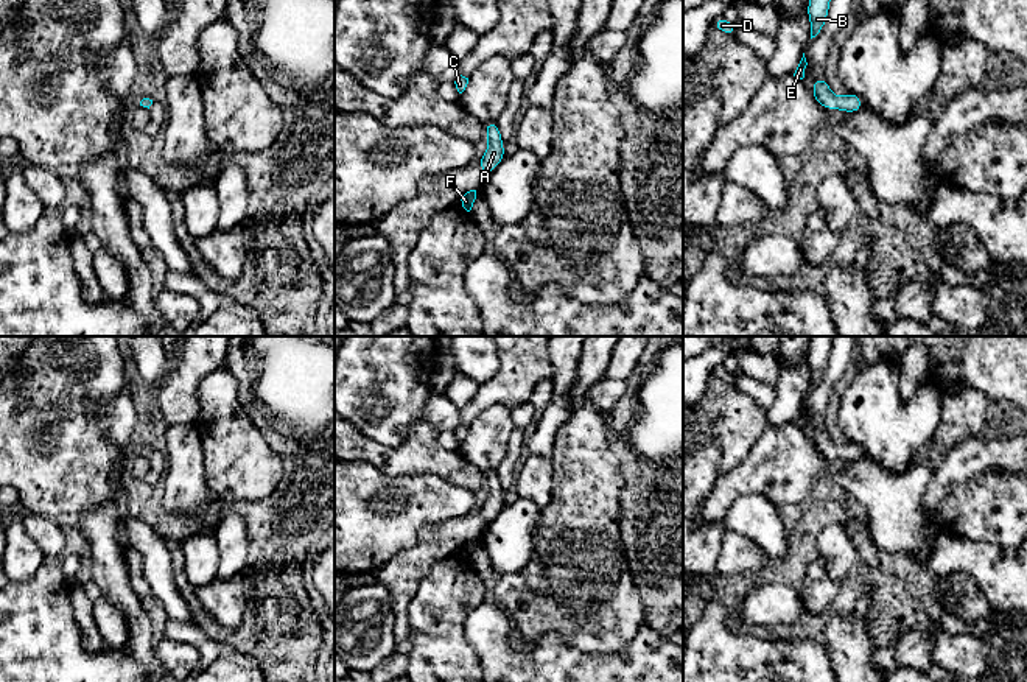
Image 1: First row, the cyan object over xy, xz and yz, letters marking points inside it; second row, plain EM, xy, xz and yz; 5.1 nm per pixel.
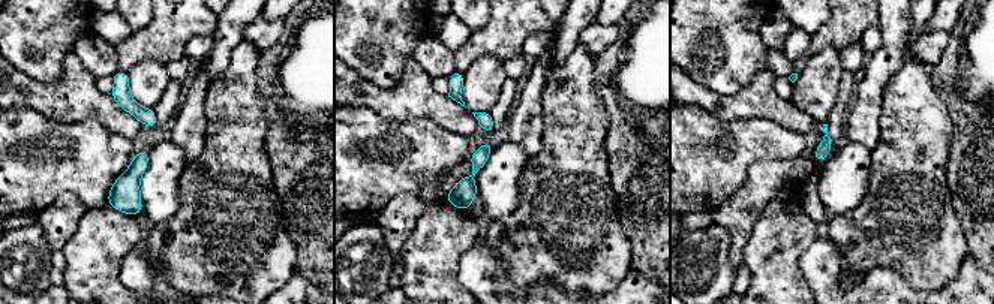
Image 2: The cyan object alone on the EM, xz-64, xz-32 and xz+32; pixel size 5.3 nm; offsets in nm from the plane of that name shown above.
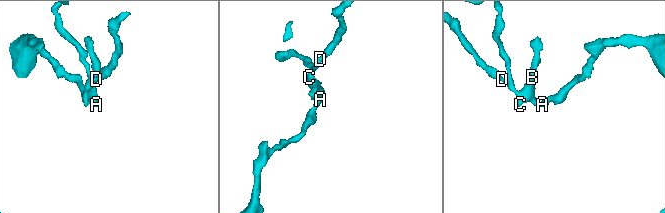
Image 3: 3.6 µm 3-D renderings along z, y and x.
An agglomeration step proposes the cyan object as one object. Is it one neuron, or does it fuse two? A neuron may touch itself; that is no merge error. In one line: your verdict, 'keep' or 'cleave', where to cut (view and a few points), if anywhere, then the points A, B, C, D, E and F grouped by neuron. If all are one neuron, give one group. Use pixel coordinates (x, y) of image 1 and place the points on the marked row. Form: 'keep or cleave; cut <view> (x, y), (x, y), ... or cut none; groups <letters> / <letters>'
keep; cut none; groups A B C D E F

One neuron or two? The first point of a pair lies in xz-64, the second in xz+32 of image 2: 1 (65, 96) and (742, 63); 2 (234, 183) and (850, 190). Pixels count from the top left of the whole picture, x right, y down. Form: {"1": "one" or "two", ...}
{"1": "two", "2": "two"}

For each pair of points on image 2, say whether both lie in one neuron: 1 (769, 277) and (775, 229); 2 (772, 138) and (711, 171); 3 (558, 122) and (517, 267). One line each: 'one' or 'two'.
1: one
2: one
3: one

